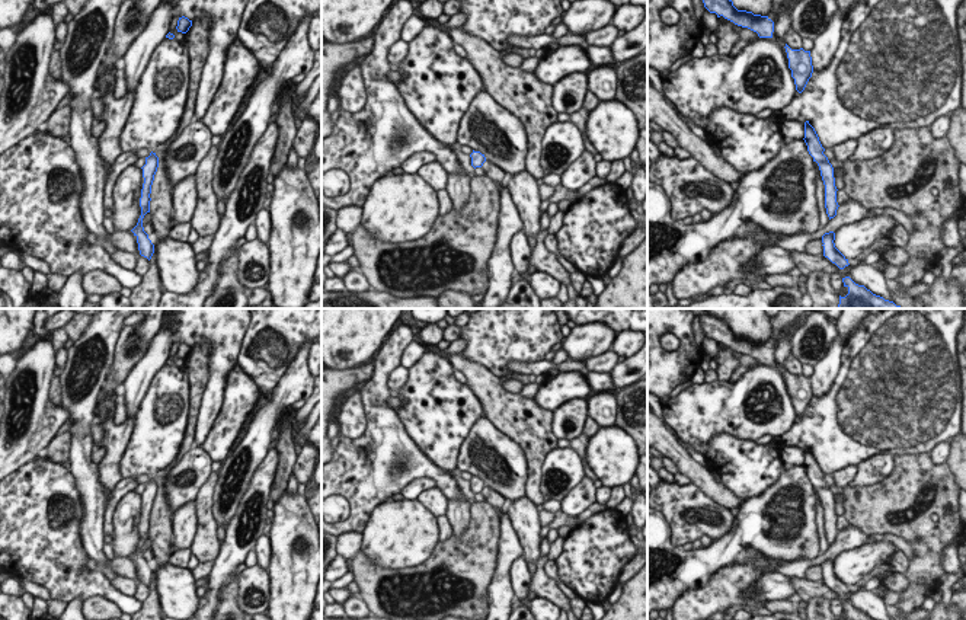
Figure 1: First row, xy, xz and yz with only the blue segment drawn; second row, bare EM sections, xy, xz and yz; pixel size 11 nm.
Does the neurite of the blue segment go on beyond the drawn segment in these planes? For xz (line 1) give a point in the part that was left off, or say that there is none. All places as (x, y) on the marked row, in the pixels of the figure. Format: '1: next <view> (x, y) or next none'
1: next none

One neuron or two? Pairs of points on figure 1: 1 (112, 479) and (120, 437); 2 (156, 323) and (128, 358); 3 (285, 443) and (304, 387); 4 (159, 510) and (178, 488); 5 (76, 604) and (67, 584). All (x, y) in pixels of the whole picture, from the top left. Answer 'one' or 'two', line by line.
1: one
2: one
3: two
4: two
5: two

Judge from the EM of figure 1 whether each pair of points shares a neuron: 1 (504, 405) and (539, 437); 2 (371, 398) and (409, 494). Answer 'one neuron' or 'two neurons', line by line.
1: one neuron
2: two neurons

